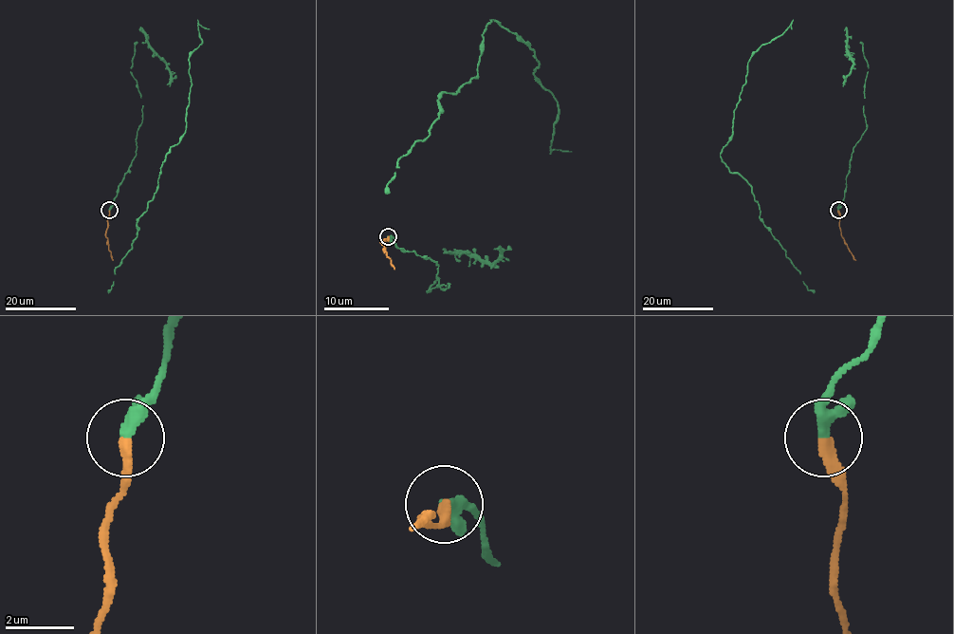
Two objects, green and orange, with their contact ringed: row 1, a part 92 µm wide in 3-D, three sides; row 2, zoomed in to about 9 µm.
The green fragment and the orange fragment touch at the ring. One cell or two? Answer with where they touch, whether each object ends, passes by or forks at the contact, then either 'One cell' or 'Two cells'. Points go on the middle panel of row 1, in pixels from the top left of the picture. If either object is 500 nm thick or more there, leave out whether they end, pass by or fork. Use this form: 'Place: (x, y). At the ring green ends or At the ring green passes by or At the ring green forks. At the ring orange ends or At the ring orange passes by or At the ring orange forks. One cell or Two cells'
Place: (388, 236). At the ring green passes by. At the ring orange ends. One cell

